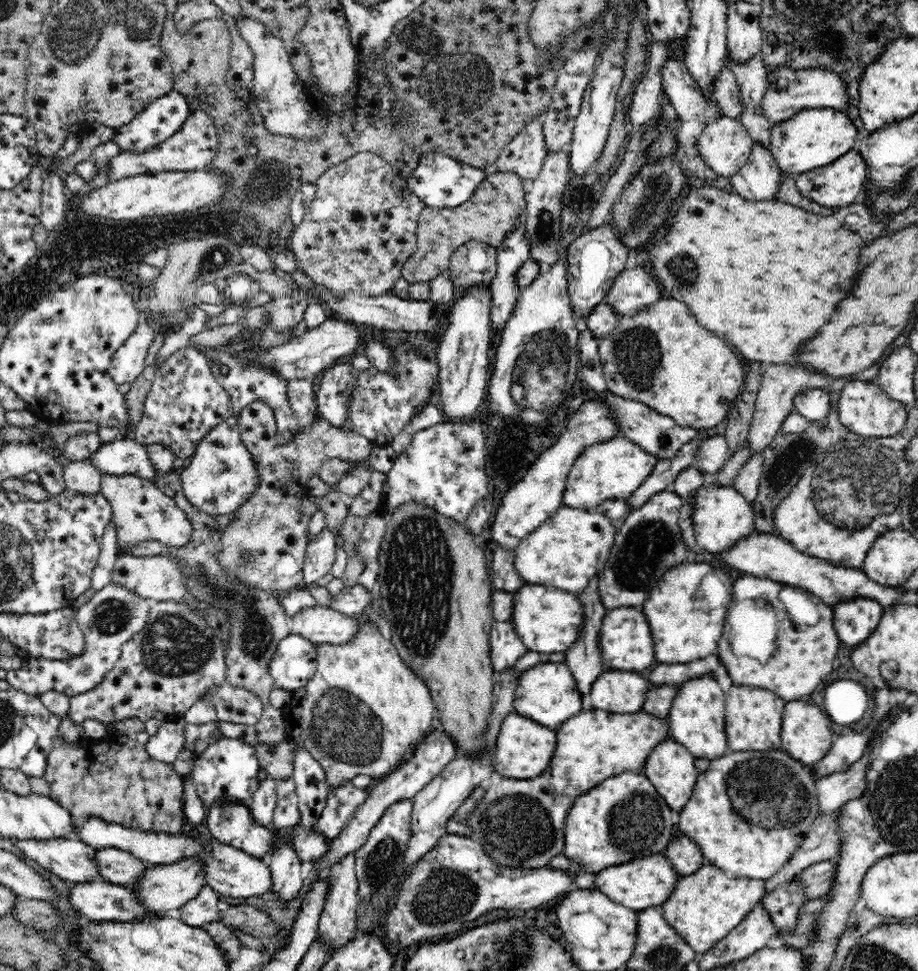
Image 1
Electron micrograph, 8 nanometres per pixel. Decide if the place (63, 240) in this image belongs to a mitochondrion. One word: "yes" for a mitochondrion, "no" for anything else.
yes

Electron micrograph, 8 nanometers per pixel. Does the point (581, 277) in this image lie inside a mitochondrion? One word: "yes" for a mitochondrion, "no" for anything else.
no

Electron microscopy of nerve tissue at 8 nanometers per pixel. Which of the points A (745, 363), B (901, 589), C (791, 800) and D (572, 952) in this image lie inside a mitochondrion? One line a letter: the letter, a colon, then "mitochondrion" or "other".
A: other
B: other
C: mitochondrion
D: other

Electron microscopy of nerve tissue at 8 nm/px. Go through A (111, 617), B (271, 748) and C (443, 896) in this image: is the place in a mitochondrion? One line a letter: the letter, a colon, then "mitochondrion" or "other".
A: mitochondrion
B: other
C: mitochondrion

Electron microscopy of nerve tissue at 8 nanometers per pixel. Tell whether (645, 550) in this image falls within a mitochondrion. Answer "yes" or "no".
yes

